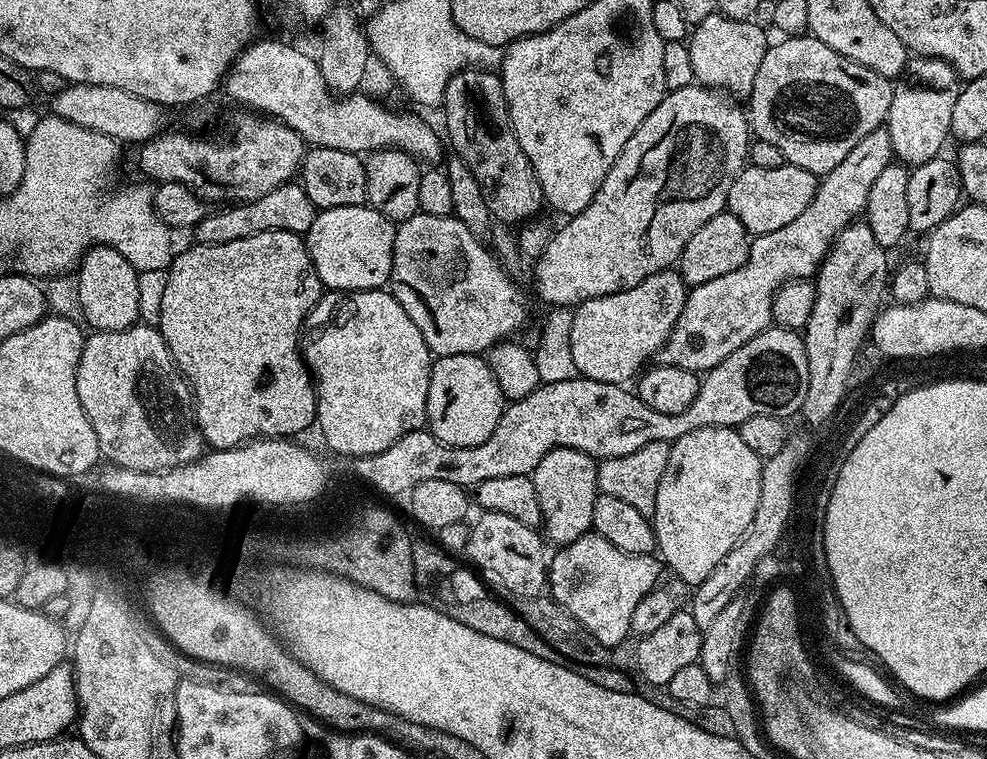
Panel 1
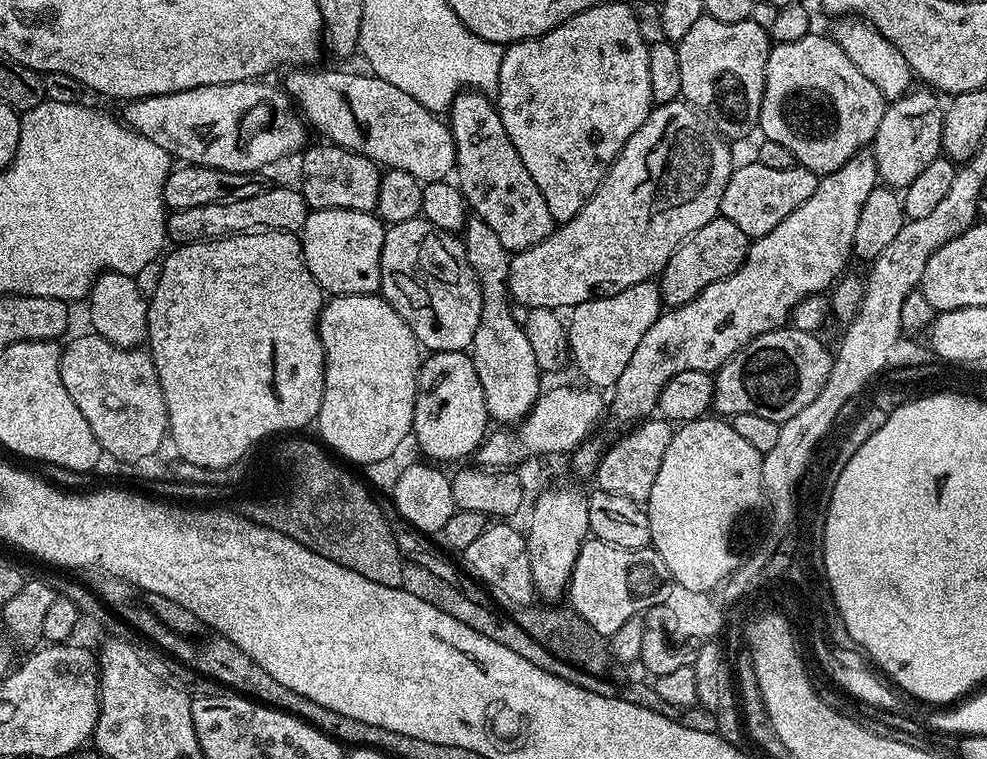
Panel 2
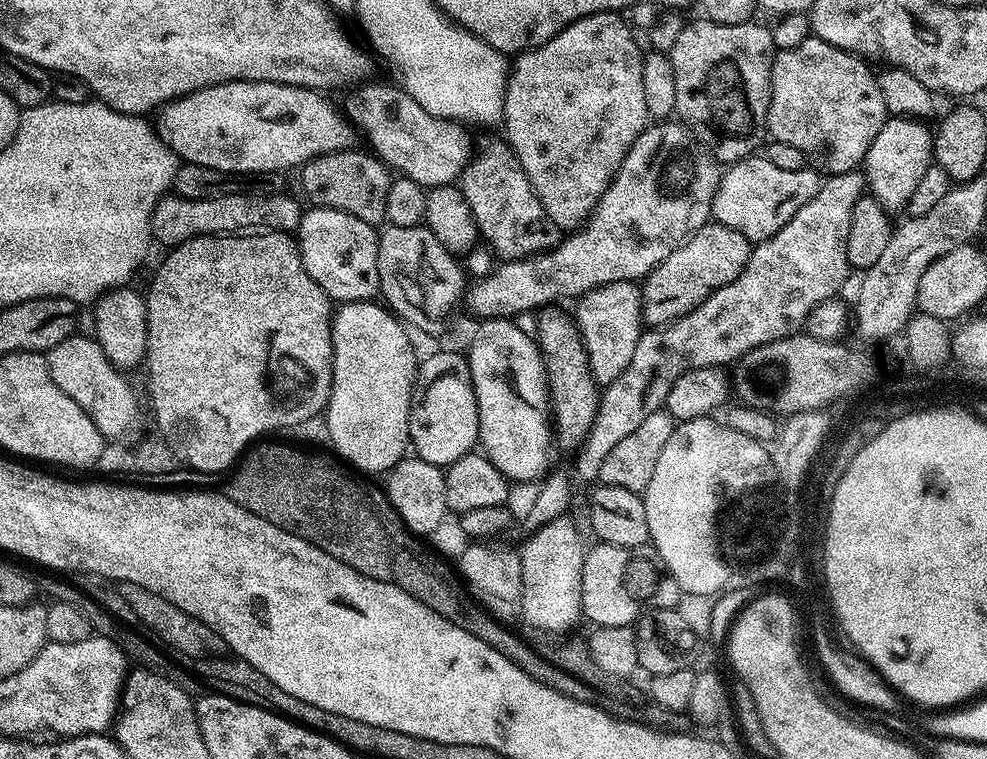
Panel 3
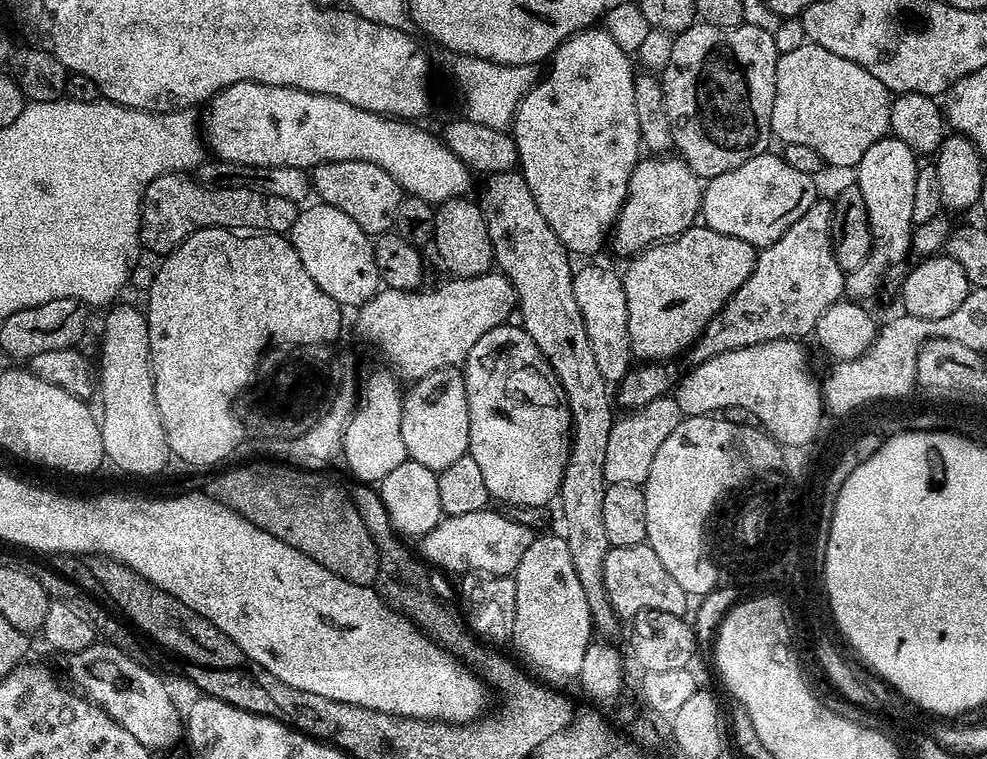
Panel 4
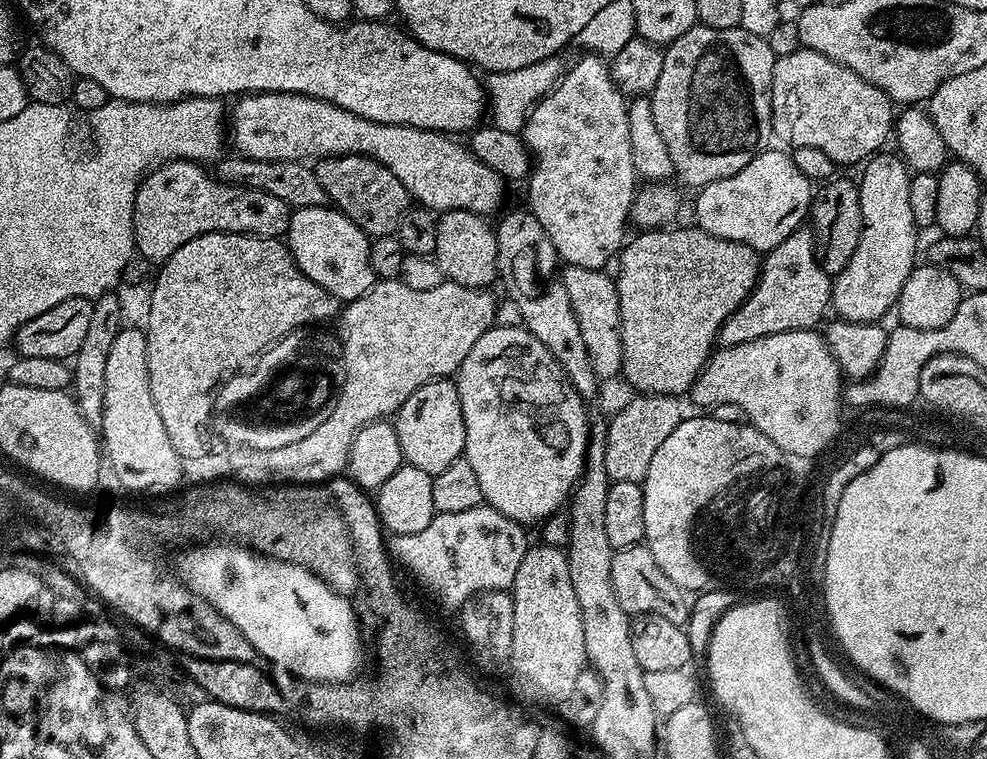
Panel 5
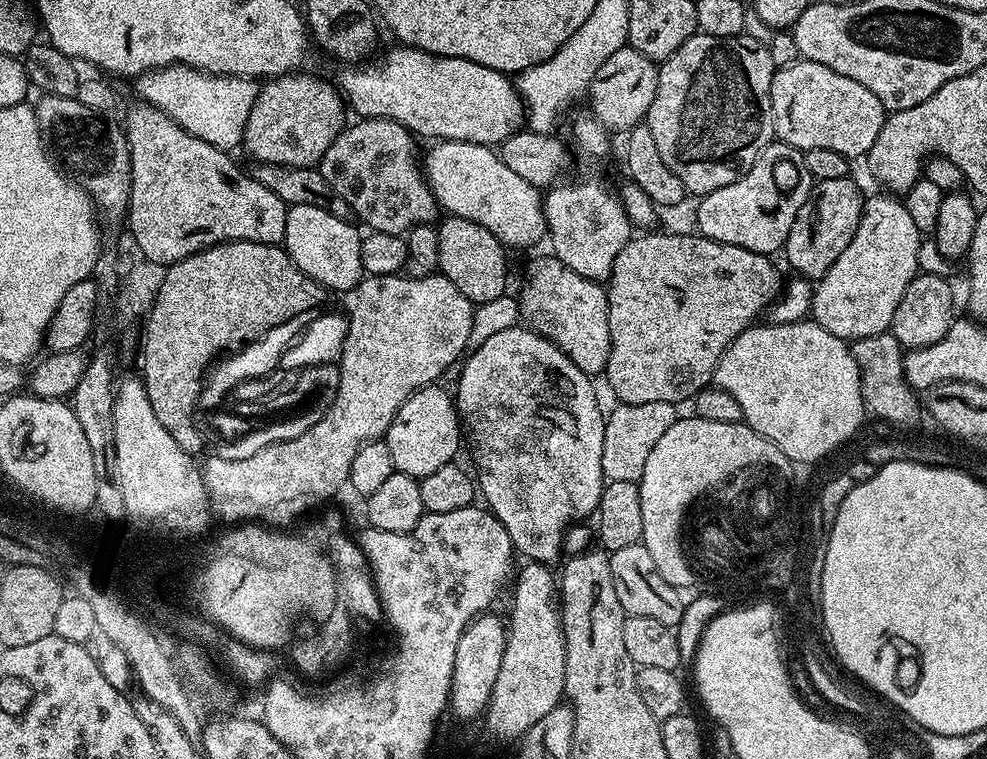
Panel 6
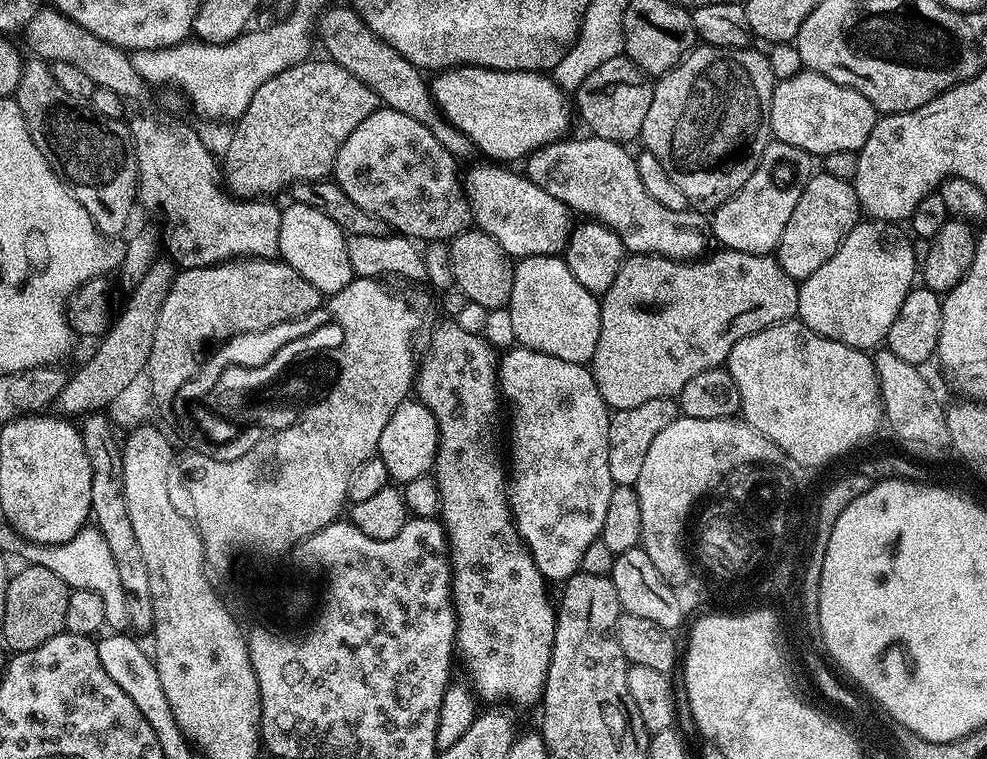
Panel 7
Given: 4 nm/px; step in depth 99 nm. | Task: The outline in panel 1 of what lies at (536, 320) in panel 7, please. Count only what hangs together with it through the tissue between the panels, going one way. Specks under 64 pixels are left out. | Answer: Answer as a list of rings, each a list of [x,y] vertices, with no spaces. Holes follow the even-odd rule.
[[[665,270],[650,274],[650,278],[638,282],[638,286],[630,286],[630,290],[579,305],[573,311],[570,333],[570,351],[579,375],[607,384],[623,385],[628,382],[624,380],[631,381],[670,338],[670,330],[674,330],[674,322],[682,314],[689,291],[679,271]]]

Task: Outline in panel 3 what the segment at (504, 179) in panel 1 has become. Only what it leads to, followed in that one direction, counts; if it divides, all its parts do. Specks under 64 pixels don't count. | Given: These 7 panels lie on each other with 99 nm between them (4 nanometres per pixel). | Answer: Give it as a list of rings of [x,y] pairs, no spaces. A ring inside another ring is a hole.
[[[507,143],[496,144],[485,152],[477,151],[461,172],[458,187],[466,202],[470,202],[479,239],[483,243],[485,240],[484,244],[497,257],[500,255],[501,261],[527,260],[529,256],[539,256],[552,251],[560,243],[562,230],[556,225],[554,218],[546,214],[546,206],[542,206],[538,194],[530,186],[530,178],[526,178],[526,170],[522,170],[520,160],[512,153]]]

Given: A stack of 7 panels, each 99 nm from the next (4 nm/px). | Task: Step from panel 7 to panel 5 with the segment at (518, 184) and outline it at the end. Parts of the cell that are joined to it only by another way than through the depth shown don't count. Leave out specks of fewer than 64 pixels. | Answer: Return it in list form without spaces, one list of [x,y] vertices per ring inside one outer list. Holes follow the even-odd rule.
[[[257,92],[241,95],[237,100],[240,101],[230,108],[230,140],[236,143],[235,151],[239,155],[249,156],[252,160],[300,160],[308,158],[304,156],[323,158],[353,154],[370,156],[395,174],[417,205],[430,208],[437,214],[450,210],[470,210],[488,218],[491,212],[501,211],[500,203],[504,200],[506,187],[504,177],[486,166],[486,162],[479,160],[465,145],[463,148],[455,144],[451,135],[405,124],[379,124],[373,120],[364,120],[328,100],[300,96],[296,92]]]

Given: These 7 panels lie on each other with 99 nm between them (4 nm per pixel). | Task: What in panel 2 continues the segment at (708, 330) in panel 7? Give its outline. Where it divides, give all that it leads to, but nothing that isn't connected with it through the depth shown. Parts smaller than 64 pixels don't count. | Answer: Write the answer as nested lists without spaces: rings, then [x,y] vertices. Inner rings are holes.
[[[719,215],[715,220],[706,222],[706,226],[702,226],[702,230],[698,230],[686,243],[681,244],[670,262],[666,262],[664,271],[658,277],[661,301],[668,306],[685,304],[698,298],[698,294],[702,294],[706,286],[730,278],[730,274],[734,274],[738,266],[742,266],[749,243],[750,238],[742,234],[742,230],[738,230],[738,226],[734,226],[734,222],[730,222],[725,216]]]

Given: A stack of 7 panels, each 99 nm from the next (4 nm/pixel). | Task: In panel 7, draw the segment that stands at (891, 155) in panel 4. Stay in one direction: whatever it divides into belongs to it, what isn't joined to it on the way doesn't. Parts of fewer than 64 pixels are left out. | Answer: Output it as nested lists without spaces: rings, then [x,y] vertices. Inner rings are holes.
[[[861,219],[846,234],[834,258],[814,270],[810,278],[799,281],[796,315],[802,323],[851,348],[879,349],[888,339],[888,331],[894,318],[898,318],[902,302],[906,302],[906,294],[910,294],[918,280],[913,237],[900,228],[903,227],[896,222]]]

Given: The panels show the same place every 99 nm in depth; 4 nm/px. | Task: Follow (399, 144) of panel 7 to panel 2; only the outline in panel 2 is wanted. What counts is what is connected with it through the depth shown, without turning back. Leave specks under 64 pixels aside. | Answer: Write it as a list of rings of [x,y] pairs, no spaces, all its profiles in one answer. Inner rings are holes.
[[[319,142],[303,149],[300,160],[298,187],[309,209],[341,208],[375,213],[378,186],[382,175],[381,165],[357,152],[340,148],[331,142]]]

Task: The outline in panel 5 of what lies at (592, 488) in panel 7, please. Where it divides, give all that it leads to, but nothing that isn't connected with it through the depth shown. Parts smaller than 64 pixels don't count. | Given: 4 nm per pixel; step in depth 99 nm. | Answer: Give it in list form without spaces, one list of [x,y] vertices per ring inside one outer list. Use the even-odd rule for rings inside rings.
[[[493,326],[488,329],[486,334],[482,334],[482,338],[478,338],[478,342],[474,342],[470,354],[466,354],[466,358],[462,358],[462,366],[454,373],[454,379],[458,398],[462,402],[462,422],[466,426],[466,442],[462,458],[466,462],[470,462],[470,467],[474,469],[474,474],[478,477],[478,486],[482,486],[482,494],[487,507],[497,508],[506,518],[525,526],[539,525],[548,516],[561,511],[569,503],[572,489],[576,487],[576,482],[584,467],[584,456],[588,452],[590,420],[589,417],[584,417],[584,407],[586,407],[584,397],[580,396],[575,386],[569,382],[568,375],[562,370],[562,366],[554,358],[554,354],[550,354],[550,350],[546,350],[546,346],[542,346],[542,342],[538,342],[538,338],[534,338],[534,334],[530,334],[525,327]]]

